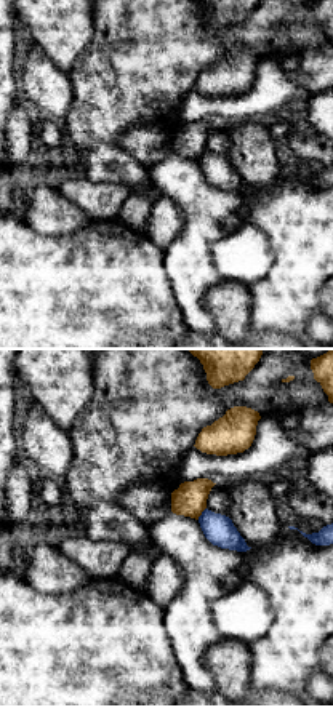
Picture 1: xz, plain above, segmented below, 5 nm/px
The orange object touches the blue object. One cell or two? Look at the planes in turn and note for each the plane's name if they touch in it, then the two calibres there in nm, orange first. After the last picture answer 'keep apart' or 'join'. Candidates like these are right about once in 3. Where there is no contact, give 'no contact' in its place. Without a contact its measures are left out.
meets orange in xz; 170 nm thick on the orange side, 150 nm on the other

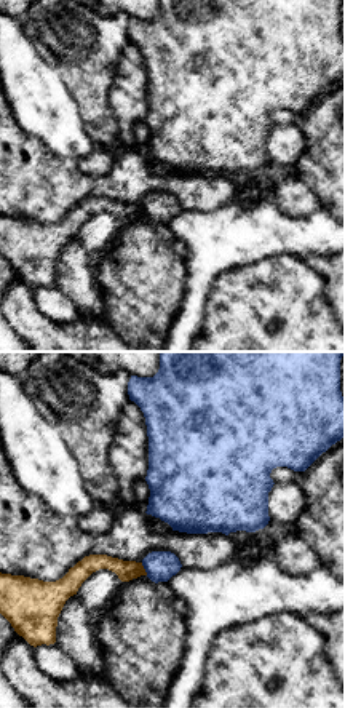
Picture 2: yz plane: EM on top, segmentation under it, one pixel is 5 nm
meets orange in yz; 100 nm thick on the orange side, 160 nm on the other

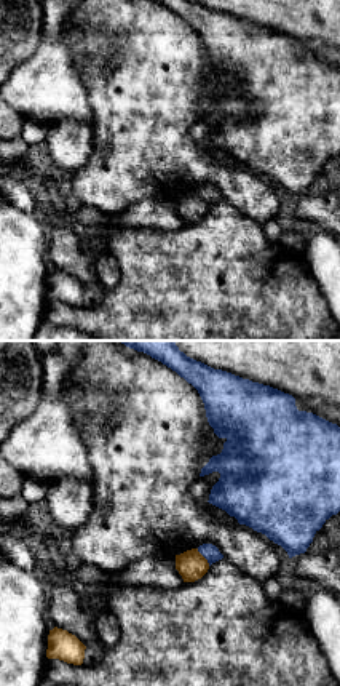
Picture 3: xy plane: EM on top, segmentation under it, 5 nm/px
meets orange in xy; 150 nm thick on the orange side, 80 nm on the other

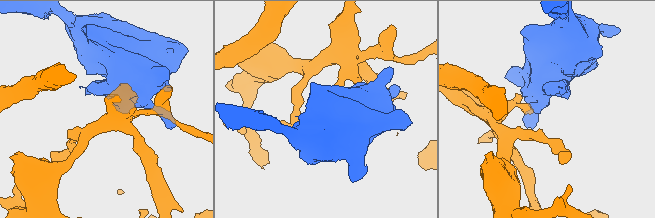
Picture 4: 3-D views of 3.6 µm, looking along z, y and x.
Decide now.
join

